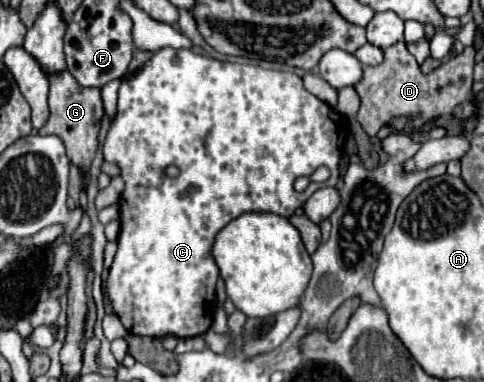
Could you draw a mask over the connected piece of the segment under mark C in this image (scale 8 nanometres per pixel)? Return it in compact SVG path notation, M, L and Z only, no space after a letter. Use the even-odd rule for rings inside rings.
M160 49L148 59L136 73L128 75L122 79L120 89L118 89L118 105L116 105L116 115L110 121L106 139L104 139L104 161L118 165L120 177L124 179L124 191L120 195L120 235L118 235L118 251L114 257L114 263L110 267L108 275L108 297L112 301L112 307L116 315L120 317L122 325L136 335L144 337L166 337L166 335L176 335L176 337L196 337L202 335L210 329L212 317L214 317L214 287L218 281L218 269L216 263L210 257L210 247L216 237L216 233L228 225L228 221L236 219L242 213L248 211L262 211L262 213L276 213L282 217L292 217L292 213L306 203L306 199L322 187L334 187L338 183L338 165L340 165L340 155L344 149L344 139L348 135L346 119L332 109L328 103L320 101L316 95L306 91L302 79L296 73L288 71L276 71L276 69L262 69L256 65L240 65L240 63L226 63L218 59L210 59L202 53L196 53L192 49ZM170 165L178 167L178 177L168 177L166 169ZM318 167L328 167L330 169L330 179L324 183L310 183L306 191L298 193L294 191L294 181L296 177L304 175L310 177Z

